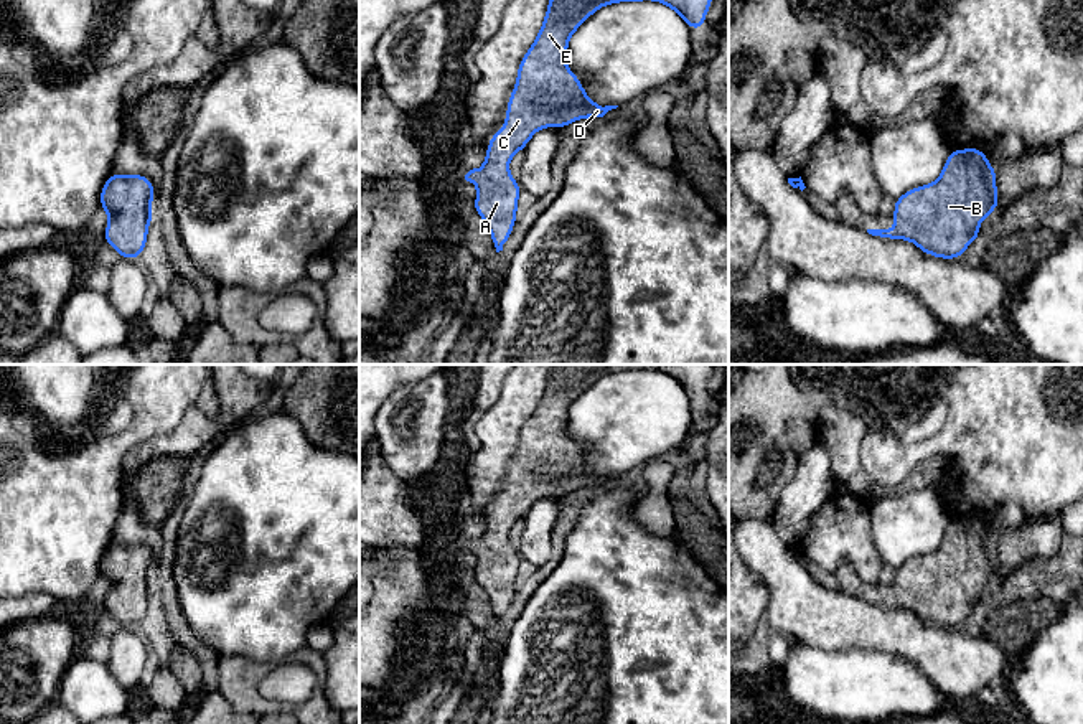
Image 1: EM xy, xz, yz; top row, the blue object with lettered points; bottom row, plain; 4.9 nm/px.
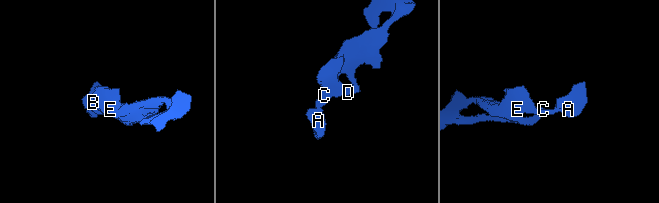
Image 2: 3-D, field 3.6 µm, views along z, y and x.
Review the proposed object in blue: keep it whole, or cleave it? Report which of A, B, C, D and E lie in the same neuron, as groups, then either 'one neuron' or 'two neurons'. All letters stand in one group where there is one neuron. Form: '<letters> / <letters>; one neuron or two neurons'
A B C D E; one neuron

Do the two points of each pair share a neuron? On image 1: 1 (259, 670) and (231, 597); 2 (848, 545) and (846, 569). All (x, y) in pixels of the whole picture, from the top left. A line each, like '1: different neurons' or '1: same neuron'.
1: different neurons
2: different neurons

